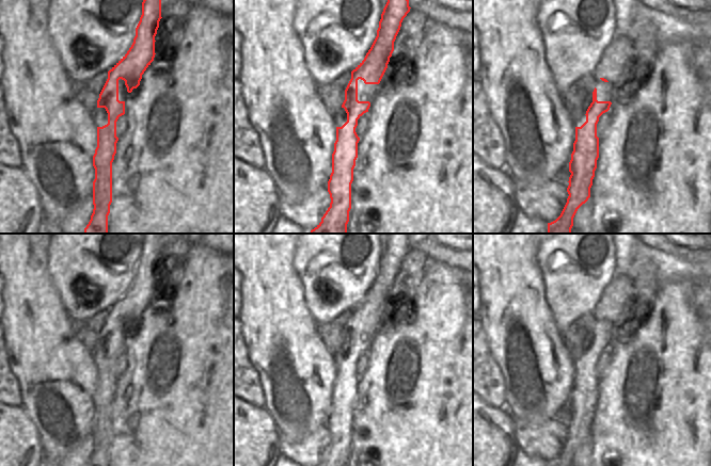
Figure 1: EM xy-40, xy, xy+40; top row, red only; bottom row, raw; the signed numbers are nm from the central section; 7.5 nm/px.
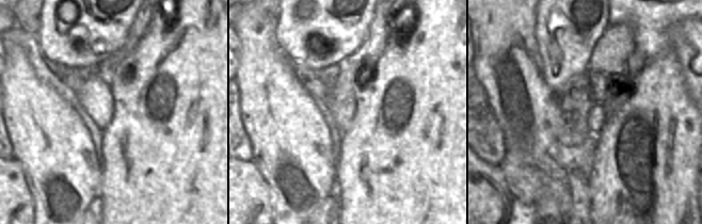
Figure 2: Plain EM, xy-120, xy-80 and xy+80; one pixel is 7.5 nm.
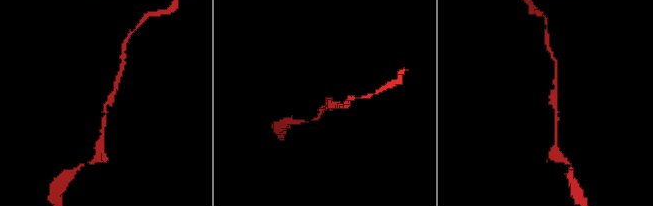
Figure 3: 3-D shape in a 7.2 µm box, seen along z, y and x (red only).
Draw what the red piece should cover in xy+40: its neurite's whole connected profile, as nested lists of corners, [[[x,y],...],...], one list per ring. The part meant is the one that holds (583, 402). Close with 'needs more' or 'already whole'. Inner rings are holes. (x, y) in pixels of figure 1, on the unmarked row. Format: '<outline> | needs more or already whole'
[[[597,327],[592,331],[592,341],[586,350],[586,360],[575,366],[575,380],[569,401],[569,433],[560,454],[548,466],[572,466],[578,448],[590,436],[590,427],[599,397],[599,376],[597,363],[599,356],[610,349],[611,340],[598,340]]] | already whole

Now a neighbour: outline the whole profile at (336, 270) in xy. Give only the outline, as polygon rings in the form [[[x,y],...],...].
[[[301,234],[294,254],[294,269],[304,290],[306,307],[317,323],[329,323],[342,312],[352,310],[370,288],[381,258],[379,234]]]

